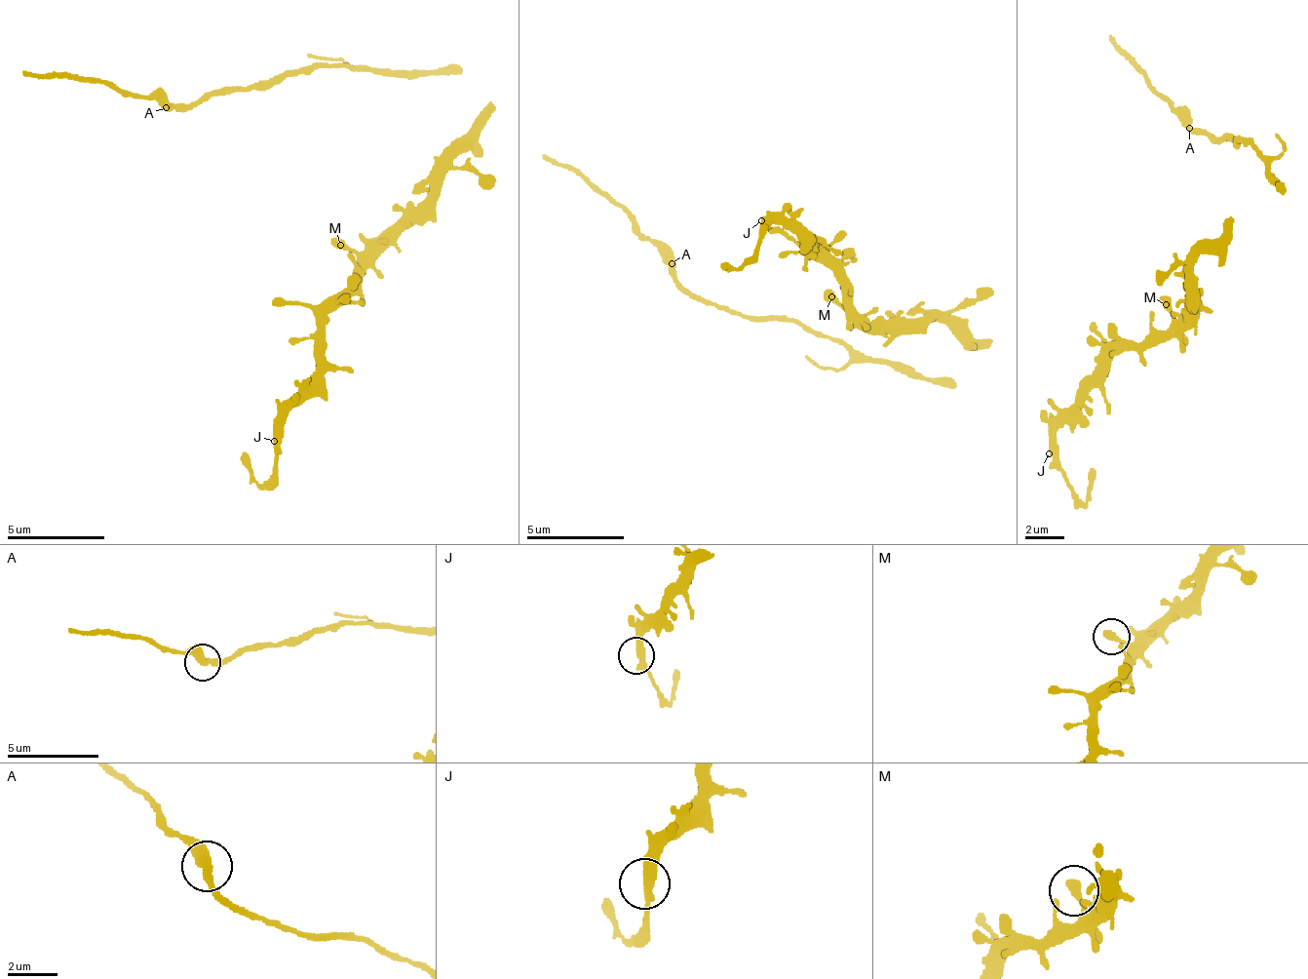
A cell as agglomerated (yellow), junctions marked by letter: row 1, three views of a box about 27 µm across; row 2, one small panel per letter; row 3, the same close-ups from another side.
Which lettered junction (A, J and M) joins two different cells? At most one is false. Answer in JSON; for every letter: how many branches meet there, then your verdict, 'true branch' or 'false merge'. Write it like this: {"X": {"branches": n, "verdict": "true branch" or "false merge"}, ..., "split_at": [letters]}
{"A": {"branches": 2, "verdict": "true branch"}, "J": {"branches": 2, "verdict": "true branch"}, "M": {"branches": 1, "verdict": "true branch"}, "split_at": []}

